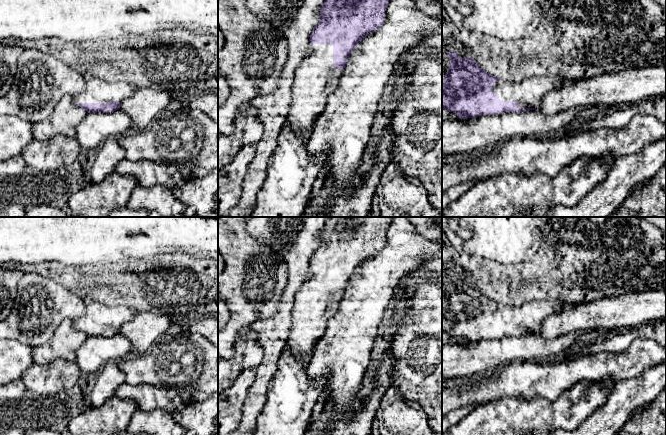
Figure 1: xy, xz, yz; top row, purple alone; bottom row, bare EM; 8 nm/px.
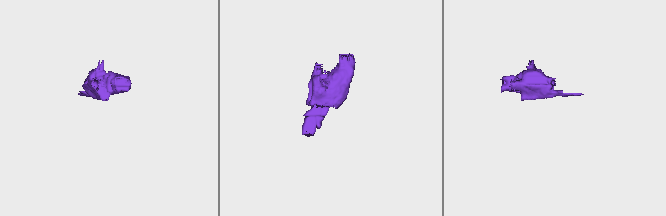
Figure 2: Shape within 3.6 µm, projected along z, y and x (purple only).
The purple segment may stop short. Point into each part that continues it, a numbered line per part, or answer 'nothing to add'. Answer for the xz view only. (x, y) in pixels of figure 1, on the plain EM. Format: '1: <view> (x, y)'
1: xz (315, 303)

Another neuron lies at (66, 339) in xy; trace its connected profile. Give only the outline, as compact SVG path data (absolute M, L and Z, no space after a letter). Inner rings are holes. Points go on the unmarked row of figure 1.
M64 319L48 341L32 348L33 362L39 365L49 365L59 359L75 362L76 350L87 338L73 326L72 320Z

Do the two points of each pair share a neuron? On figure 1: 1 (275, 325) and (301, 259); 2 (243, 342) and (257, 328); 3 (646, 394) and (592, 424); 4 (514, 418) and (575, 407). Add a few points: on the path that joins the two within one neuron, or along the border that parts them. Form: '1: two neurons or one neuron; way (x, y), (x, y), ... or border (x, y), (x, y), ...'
1: one neuron; way (284, 309), (297, 275)
2: two neurons; border (250, 325), (262, 353)
3: one neuron; way (633, 395), (627, 398), (605, 419)
4: one neuron; way (529, 418), (560, 414)

